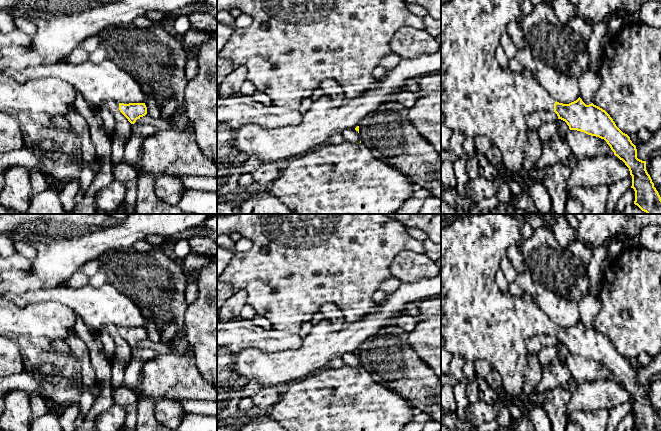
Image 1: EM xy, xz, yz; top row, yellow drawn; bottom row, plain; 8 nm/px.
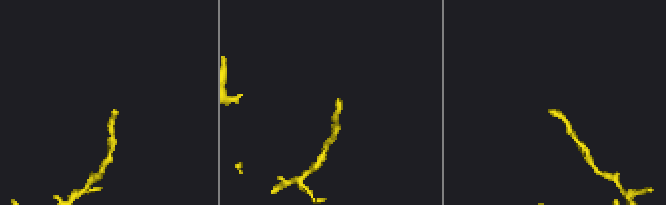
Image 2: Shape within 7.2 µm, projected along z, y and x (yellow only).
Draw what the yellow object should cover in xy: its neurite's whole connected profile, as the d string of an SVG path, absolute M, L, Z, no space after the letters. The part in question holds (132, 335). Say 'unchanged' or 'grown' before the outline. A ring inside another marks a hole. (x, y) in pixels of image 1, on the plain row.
unchanged | M119 327L119 334L131 348L134 348L137 343L147 338L145 327Z

